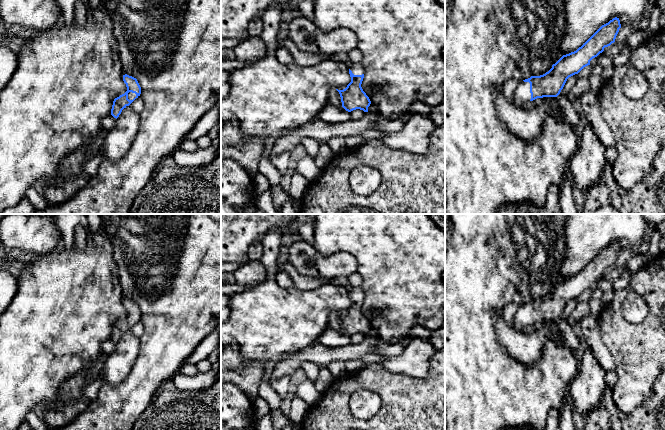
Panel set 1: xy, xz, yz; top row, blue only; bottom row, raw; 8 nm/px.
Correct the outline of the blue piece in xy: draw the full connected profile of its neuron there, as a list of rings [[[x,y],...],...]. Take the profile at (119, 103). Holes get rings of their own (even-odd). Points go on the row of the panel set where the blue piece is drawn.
[[[125,74],[123,75],[123,81],[126,84],[127,91],[114,99],[111,109],[111,115],[116,119],[121,114],[122,110],[129,107],[141,94],[141,87],[136,78]]]

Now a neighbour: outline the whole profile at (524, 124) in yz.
[[[495,86],[495,89],[495,106],[500,121],[509,132],[523,140],[535,139],[541,133],[548,116],[565,120],[556,97],[546,98],[536,109],[526,111],[507,101],[503,94],[503,86]]]

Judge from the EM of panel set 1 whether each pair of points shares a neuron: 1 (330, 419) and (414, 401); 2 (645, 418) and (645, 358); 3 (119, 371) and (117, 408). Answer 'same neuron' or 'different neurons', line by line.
1: same neuron
2: different neurons
3: different neurons

